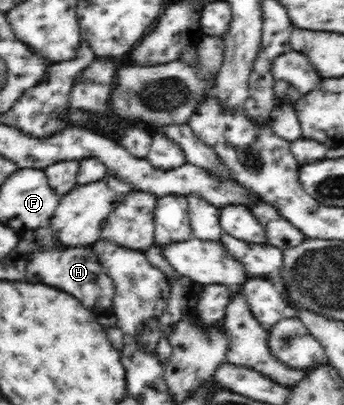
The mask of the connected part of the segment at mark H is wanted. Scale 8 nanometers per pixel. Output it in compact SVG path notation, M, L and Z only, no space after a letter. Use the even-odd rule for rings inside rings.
M58 248L58 250L36 250L28 256L26 281L64 288L64 292L75 296L92 314L103 328L117 327L114 313L115 286L104 272L94 250L90 248Z

